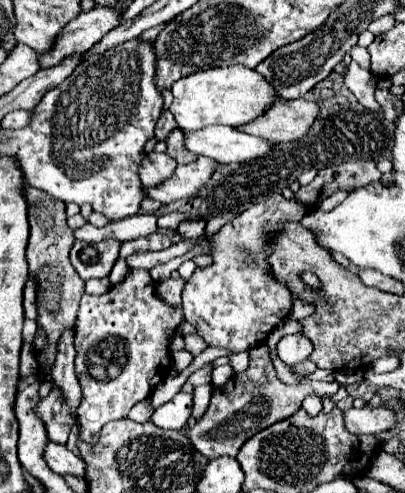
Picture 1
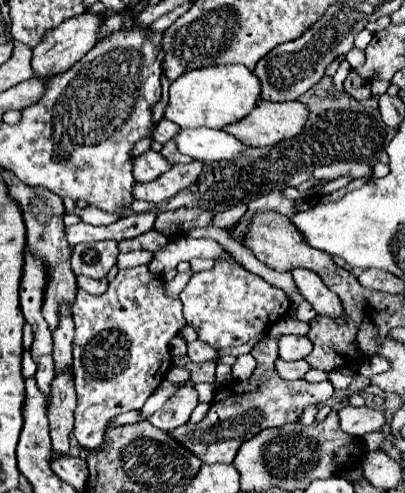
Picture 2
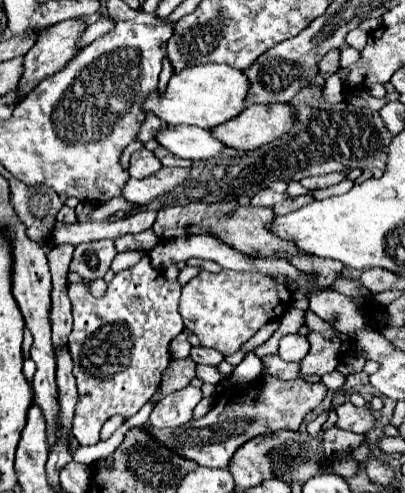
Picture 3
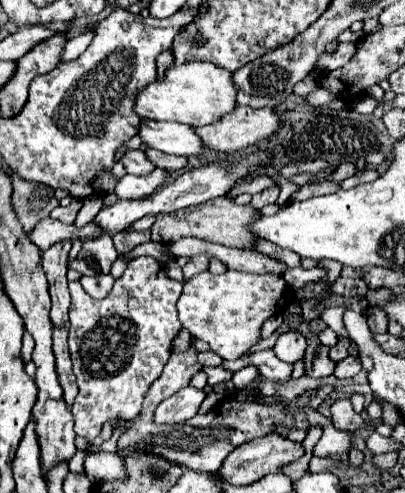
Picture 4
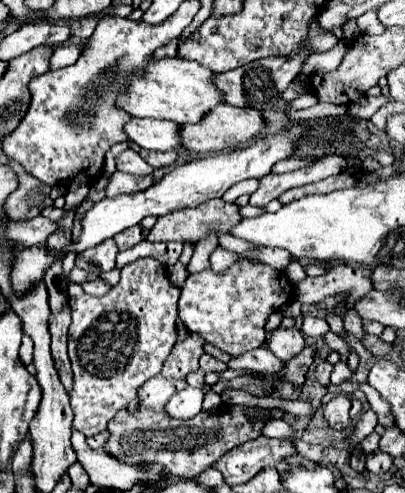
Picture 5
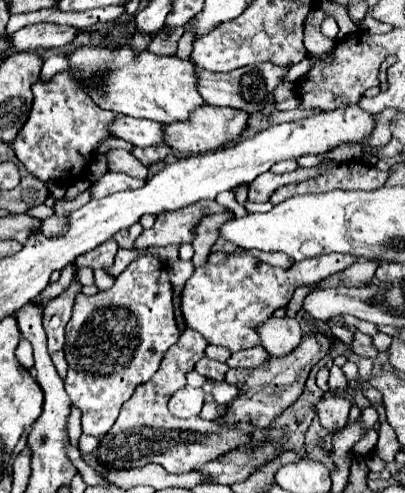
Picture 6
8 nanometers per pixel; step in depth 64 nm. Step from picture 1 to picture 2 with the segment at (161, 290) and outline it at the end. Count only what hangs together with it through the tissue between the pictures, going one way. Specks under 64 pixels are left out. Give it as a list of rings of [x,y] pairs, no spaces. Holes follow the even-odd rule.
[[[186,272],[186,274],[176,274],[174,280],[164,280],[164,288],[166,288],[166,294],[172,296],[172,298],[178,298],[180,292],[184,290],[184,286],[188,284],[192,272]]]

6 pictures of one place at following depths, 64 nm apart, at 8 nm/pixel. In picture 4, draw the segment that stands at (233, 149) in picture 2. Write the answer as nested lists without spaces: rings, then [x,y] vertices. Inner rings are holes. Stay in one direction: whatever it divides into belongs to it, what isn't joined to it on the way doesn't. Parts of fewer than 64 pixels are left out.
[[[142,120],[138,128],[138,136],[150,148],[156,148],[166,154],[190,158],[190,156],[200,156],[202,152],[208,150],[202,138],[196,134],[196,130],[190,128],[188,124]]]

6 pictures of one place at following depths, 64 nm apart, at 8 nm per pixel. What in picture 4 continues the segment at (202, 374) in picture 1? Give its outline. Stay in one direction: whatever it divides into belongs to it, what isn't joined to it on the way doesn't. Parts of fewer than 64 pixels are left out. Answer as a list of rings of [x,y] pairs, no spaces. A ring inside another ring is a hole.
[[[221,366],[219,367],[205,367],[202,368],[202,371],[207,376],[207,384],[209,384],[211,387],[213,385],[216,385],[218,383],[227,381],[227,377],[232,377],[233,373],[228,372],[228,370],[224,370]]]

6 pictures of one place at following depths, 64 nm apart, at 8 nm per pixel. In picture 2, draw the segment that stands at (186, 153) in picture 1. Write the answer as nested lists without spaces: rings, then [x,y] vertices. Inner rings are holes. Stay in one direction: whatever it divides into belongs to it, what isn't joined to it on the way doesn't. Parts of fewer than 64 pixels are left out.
[[[174,138],[168,140],[168,142],[164,144],[164,148],[162,148],[162,156],[166,156],[172,164],[190,164],[190,162],[192,162],[190,156],[180,154],[180,150],[176,148],[176,140],[174,140]]]

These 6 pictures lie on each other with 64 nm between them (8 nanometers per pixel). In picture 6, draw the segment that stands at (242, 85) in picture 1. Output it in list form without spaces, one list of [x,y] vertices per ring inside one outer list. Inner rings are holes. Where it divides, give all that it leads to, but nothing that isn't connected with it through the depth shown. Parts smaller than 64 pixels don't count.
[[[83,45],[78,50],[68,52],[70,68],[84,78],[84,82],[94,82],[104,88],[106,96],[100,98],[100,106],[126,116],[140,116],[158,120],[164,124],[188,120],[196,108],[204,106],[206,100],[198,92],[198,70],[190,60],[178,56],[156,56],[152,52],[134,54],[130,48],[102,48]]]

